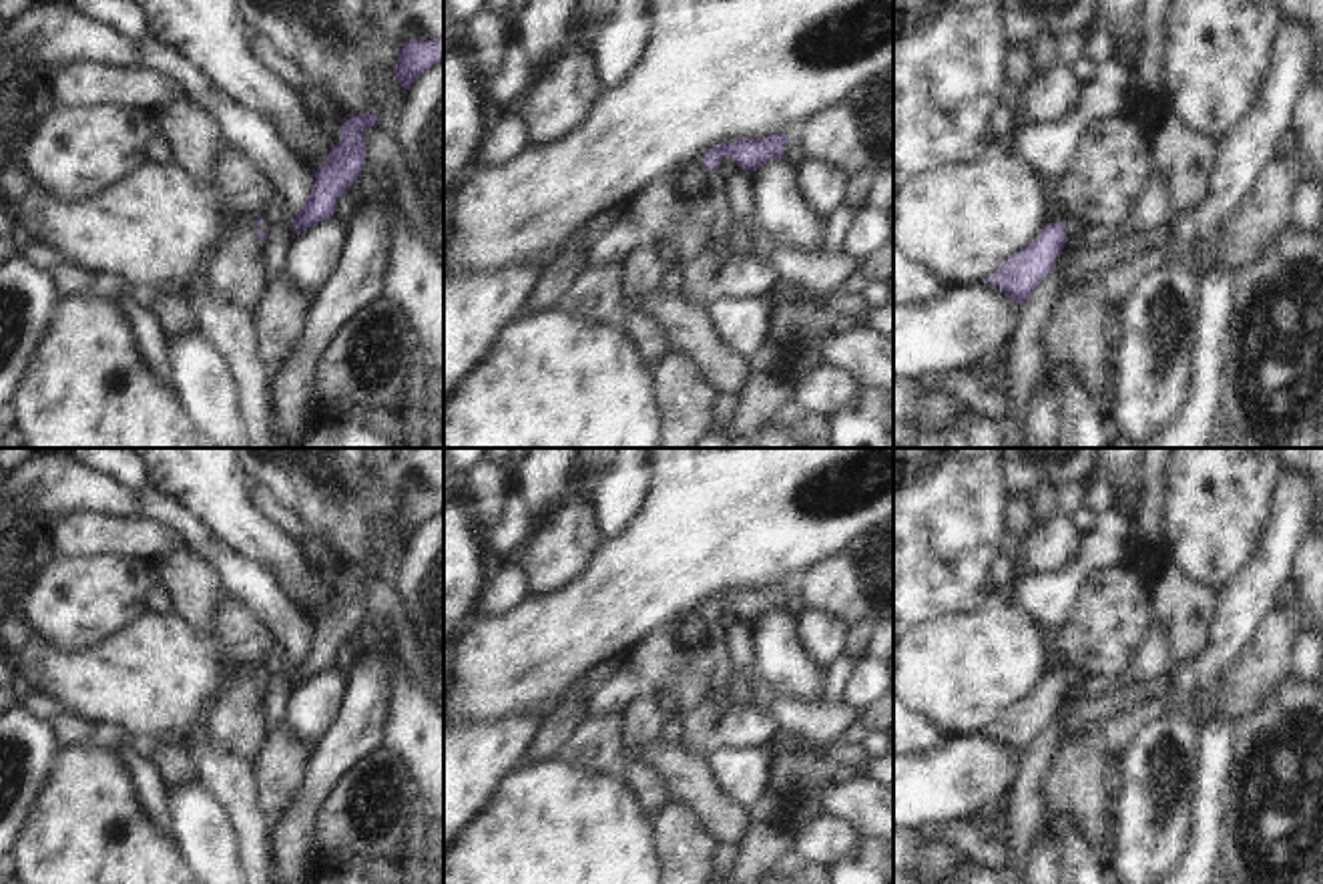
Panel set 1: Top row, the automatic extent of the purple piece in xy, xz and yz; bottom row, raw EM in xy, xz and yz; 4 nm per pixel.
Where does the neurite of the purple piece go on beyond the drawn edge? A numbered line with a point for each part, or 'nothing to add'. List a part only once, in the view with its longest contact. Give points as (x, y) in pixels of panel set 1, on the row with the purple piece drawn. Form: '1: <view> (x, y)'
1: yz (1153, 209)

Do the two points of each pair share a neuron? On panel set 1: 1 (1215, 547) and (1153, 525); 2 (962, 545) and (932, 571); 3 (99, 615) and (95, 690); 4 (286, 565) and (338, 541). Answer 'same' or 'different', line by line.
1: different
2: same
3: different
4: different

